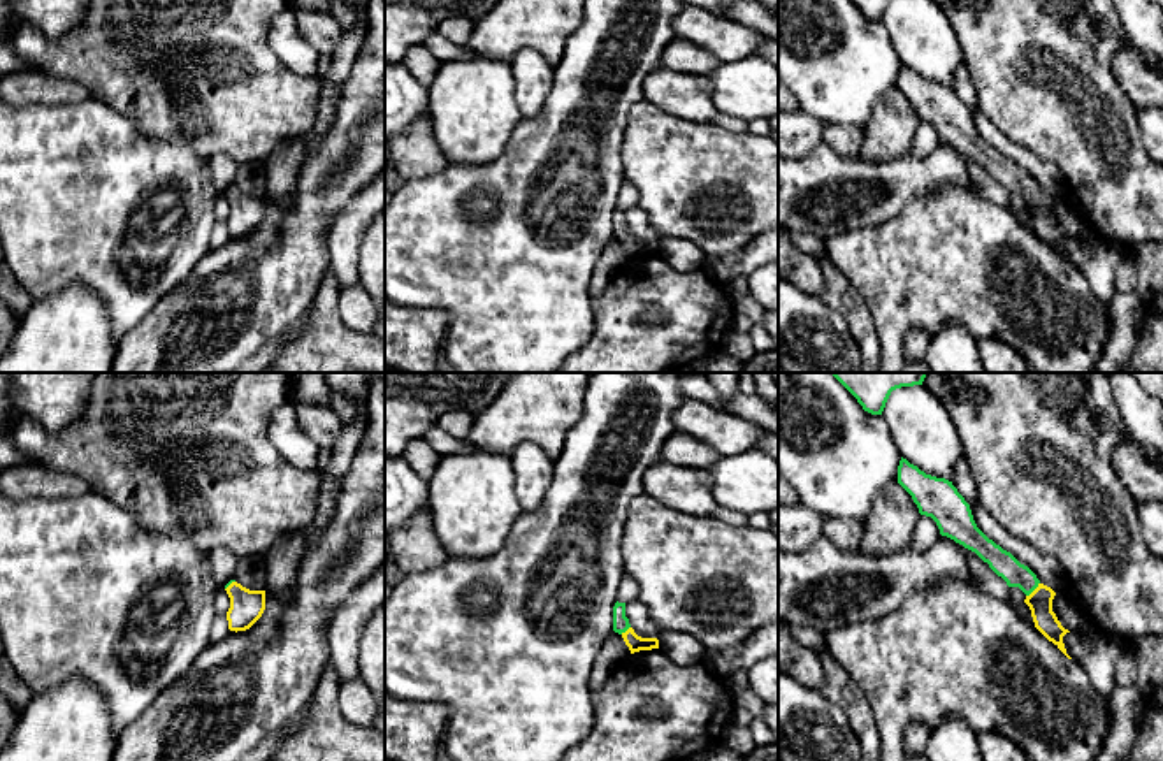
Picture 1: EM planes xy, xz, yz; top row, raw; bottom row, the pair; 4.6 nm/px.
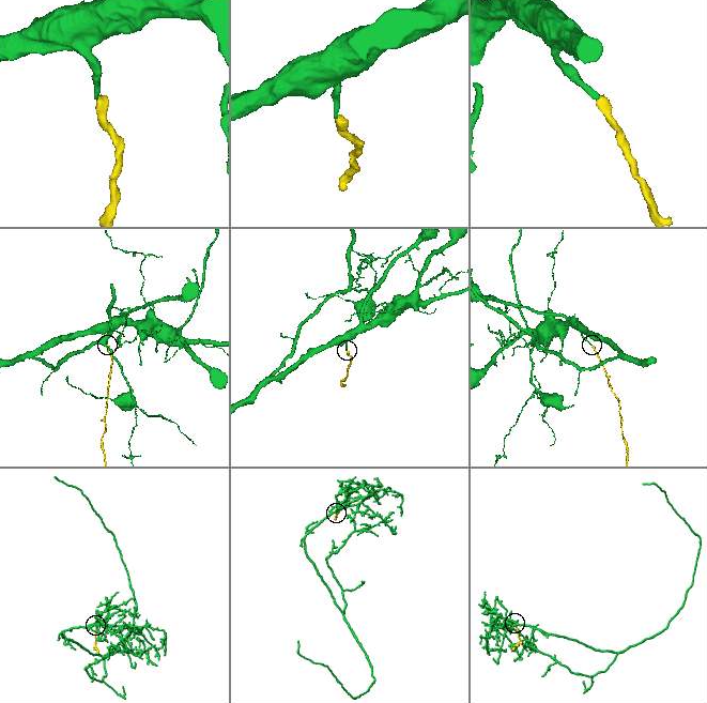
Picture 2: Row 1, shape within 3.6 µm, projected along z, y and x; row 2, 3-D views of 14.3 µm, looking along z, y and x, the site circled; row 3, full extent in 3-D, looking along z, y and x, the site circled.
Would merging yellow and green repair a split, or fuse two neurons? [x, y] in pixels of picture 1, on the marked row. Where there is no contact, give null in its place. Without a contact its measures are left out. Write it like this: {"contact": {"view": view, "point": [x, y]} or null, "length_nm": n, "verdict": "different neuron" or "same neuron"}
{"contact": {"view": "yz", "point": [1035, 589]}, "length_nm": 90, "verdict": "same neuron"}

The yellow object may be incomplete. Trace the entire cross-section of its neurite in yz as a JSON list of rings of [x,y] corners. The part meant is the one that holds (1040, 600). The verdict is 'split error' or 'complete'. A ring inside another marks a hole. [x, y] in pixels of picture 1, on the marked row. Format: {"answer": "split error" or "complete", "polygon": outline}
{"answer": "split error", "polygon": [[[901,457],[898,483],[912,496],[921,515],[931,517],[942,536],[975,552],[1008,587],[1019,587],[1031,610],[1035,627],[1052,641],[1068,659],[1063,636],[1070,633],[1052,612],[1056,592],[1044,585],[1037,575],[1021,564],[1010,552],[989,540],[975,524],[970,504],[952,482],[926,475]]]}

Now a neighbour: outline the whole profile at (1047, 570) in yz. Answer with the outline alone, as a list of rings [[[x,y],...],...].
[[[964,455],[961,462],[956,466],[950,482],[957,489],[957,492],[964,497],[964,501],[970,504],[977,527],[989,540],[993,540],[1003,550],[1010,552],[1021,564],[1028,566],[1037,575],[1040,583],[1051,587],[1054,592],[1066,591],[1066,576],[1058,559],[1012,536],[979,503],[975,482],[970,475]]]

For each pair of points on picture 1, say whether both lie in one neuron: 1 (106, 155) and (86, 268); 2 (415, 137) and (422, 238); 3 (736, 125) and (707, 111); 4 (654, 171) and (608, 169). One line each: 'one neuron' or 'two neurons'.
1: one neuron
2: two neurons
3: two neurons
4: two neurons

